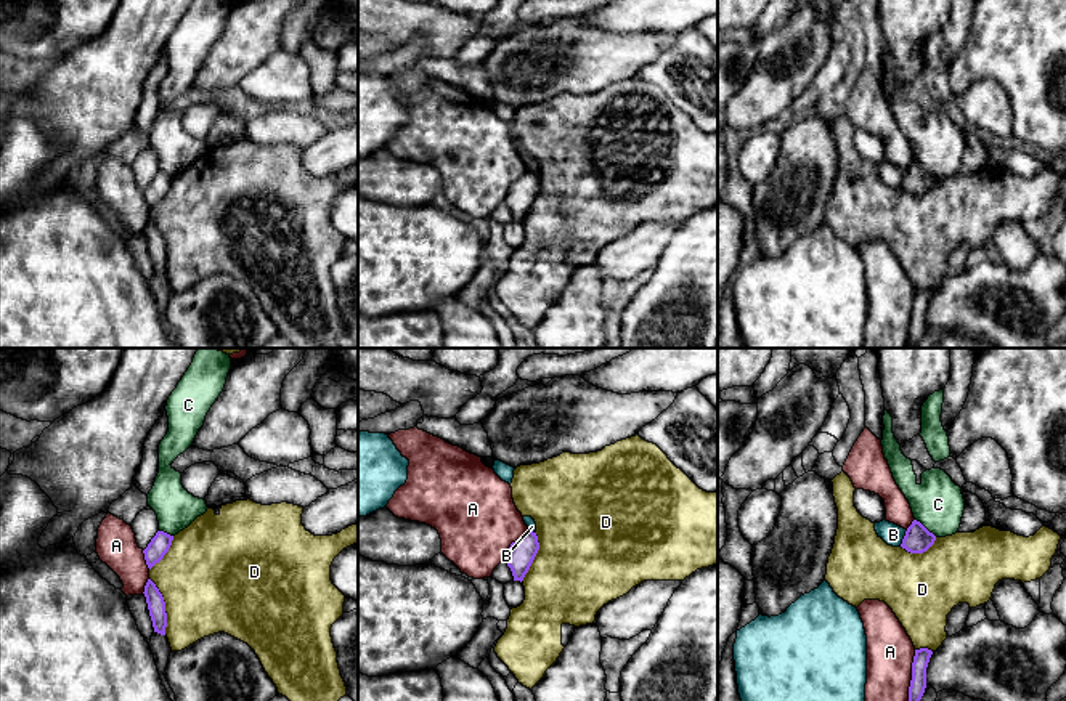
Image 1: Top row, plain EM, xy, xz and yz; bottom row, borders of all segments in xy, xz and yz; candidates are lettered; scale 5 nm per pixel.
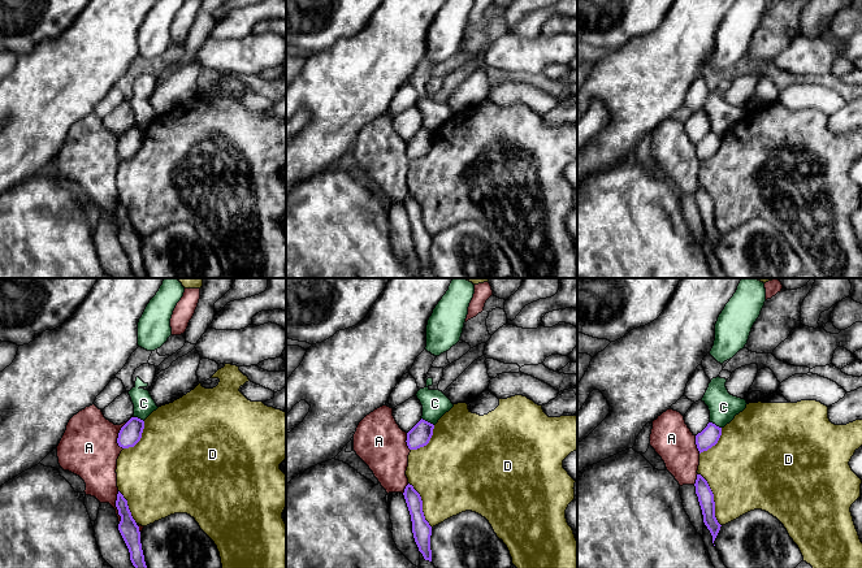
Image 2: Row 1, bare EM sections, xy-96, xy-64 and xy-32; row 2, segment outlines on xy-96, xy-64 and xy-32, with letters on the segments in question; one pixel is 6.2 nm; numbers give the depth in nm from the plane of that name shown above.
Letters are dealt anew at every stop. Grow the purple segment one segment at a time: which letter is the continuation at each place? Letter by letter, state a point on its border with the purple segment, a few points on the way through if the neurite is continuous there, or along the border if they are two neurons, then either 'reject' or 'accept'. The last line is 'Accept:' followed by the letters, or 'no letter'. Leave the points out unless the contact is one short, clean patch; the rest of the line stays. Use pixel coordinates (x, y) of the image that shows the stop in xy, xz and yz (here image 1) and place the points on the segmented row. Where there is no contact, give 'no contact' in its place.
A: yz (912, 676) | reject
B: yz (904, 538) | reject
C: yz (925, 528) | along yz (915, 518), (936, 536) | reject
D: xy (164, 607) | reject
Accept: no letter

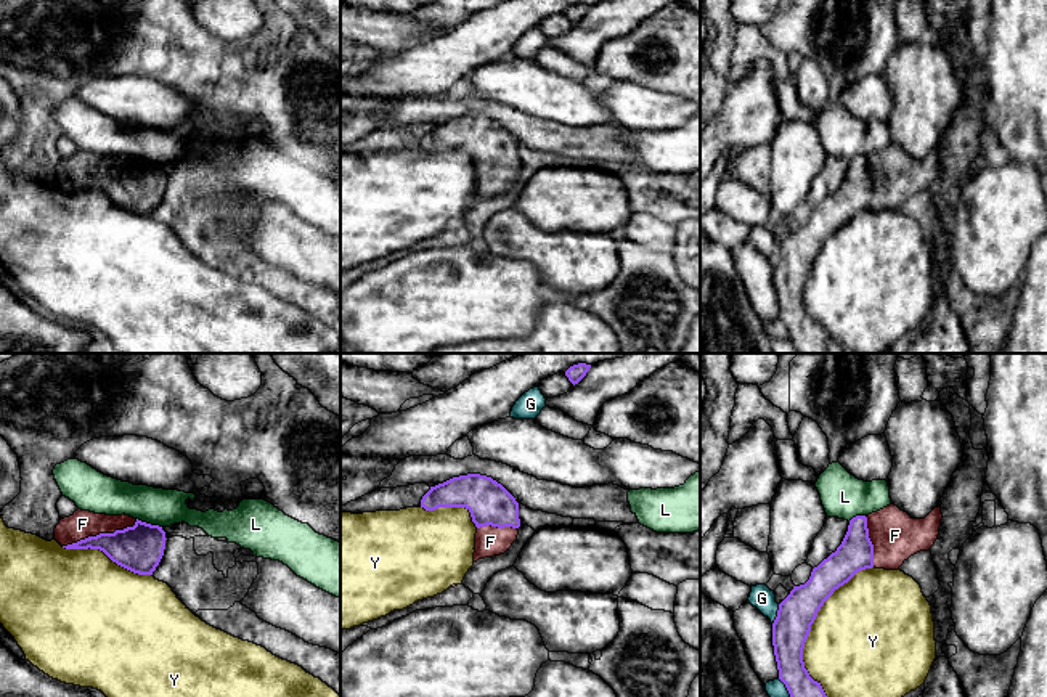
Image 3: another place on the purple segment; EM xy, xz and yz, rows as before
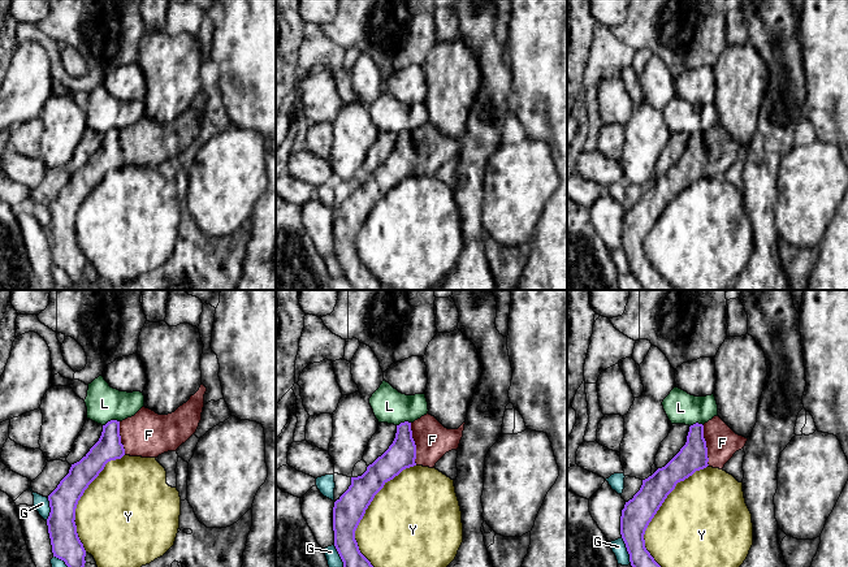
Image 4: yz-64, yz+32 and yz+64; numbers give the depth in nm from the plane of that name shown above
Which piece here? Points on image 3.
F: xy (100, 533) | accept
G: yz (778, 614) | reject
L: xy (150, 524) | along xy (137, 517), (161, 527) | reject
Y: yz (811, 623) | reject
Accept: F

